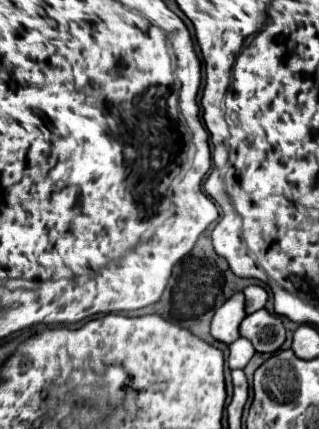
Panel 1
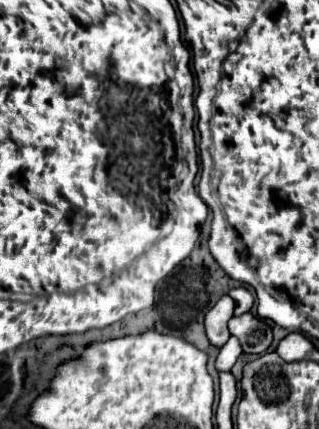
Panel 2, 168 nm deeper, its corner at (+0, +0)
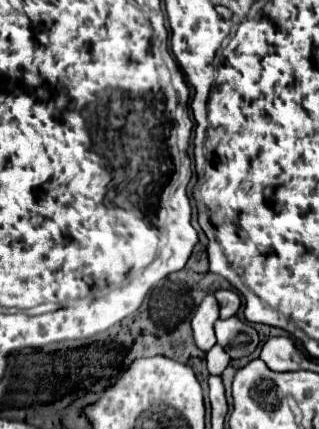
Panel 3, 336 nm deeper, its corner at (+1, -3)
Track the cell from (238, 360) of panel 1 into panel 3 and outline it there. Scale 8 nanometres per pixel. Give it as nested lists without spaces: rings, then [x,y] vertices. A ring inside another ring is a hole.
[[[216,344],[212,350],[208,350],[206,360],[208,360],[210,374],[222,374],[230,362],[230,356],[224,352],[224,348],[220,348],[220,344]]]

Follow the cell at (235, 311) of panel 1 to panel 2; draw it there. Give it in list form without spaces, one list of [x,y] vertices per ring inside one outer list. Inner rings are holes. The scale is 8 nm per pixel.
[[[223,295],[205,315],[205,333],[211,345],[221,347],[225,345],[225,339],[229,339],[227,321],[233,317],[235,301],[229,295]]]

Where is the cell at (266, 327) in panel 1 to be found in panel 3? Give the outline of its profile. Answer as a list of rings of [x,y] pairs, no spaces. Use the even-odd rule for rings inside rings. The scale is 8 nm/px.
[[[232,316],[228,320],[218,320],[216,322],[216,336],[218,336],[218,344],[232,358],[246,358],[260,344],[258,332],[250,324],[246,324],[244,320],[240,320],[238,316]]]

